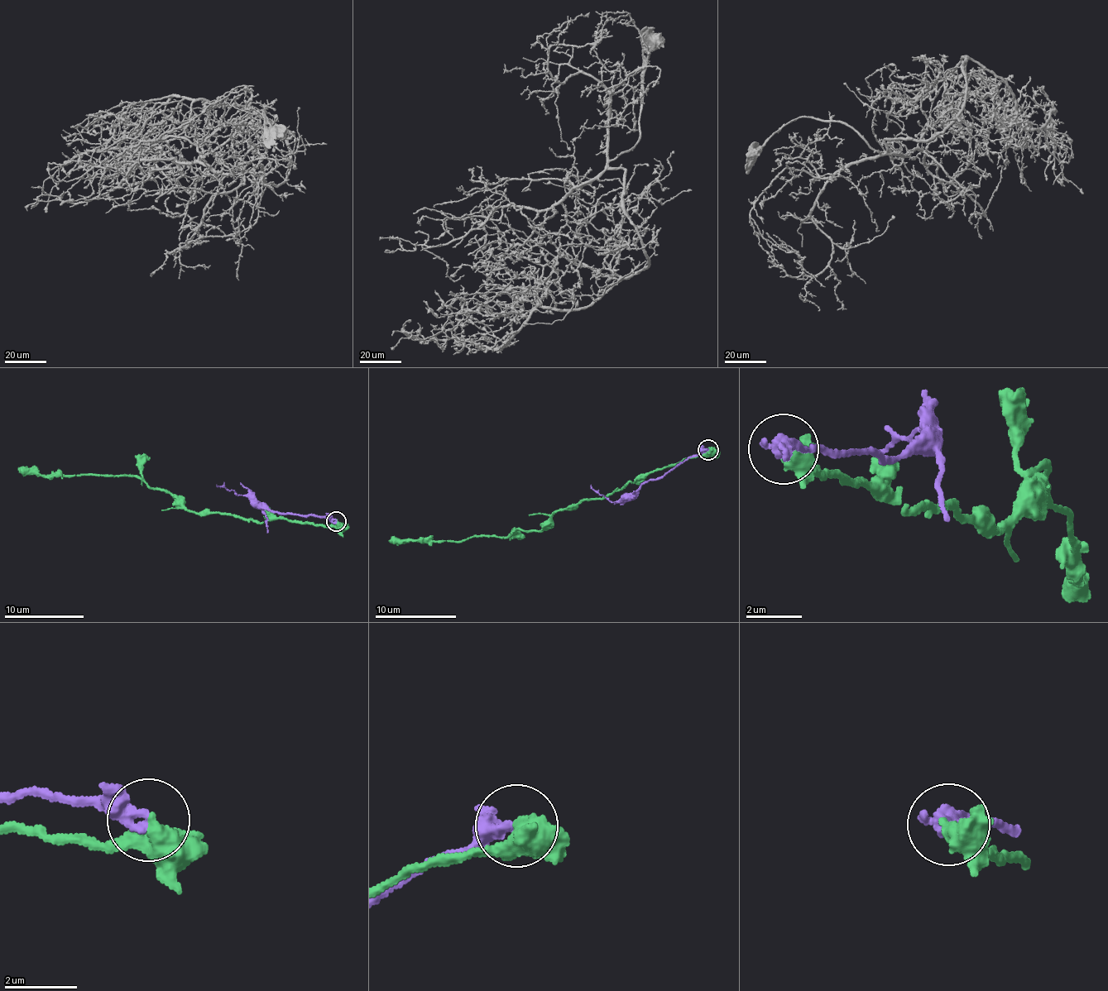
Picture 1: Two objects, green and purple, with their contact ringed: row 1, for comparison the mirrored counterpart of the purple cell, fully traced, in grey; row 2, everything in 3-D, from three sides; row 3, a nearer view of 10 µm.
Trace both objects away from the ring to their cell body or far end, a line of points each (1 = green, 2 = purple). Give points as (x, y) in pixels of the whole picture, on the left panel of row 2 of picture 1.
1: (337, 521), (333, 525), (259, 522), (190, 512), (168, 493), (152, 490), (130, 476), (35, 476), (17, 468)
2: (337, 521), (291, 512), (271, 512), (247, 496), (216, 484)

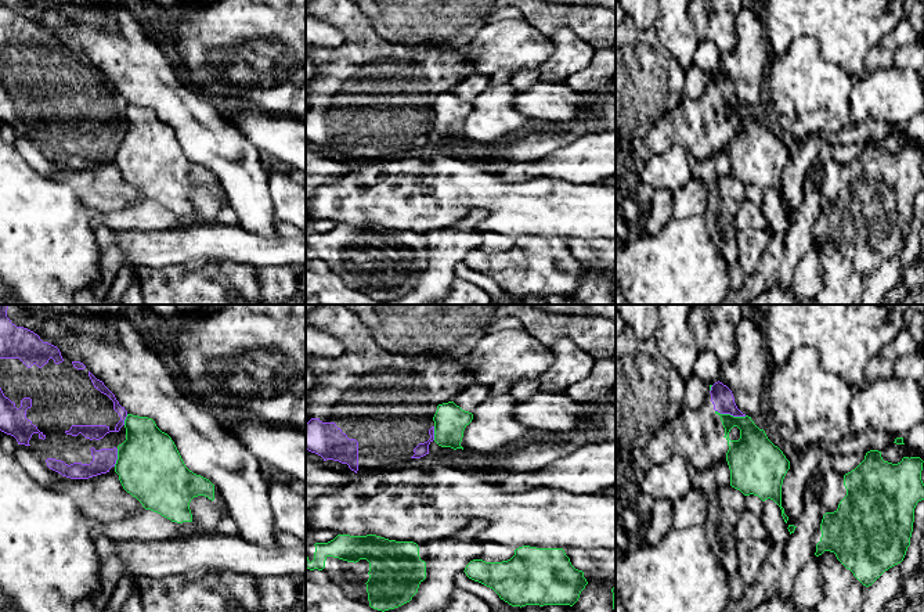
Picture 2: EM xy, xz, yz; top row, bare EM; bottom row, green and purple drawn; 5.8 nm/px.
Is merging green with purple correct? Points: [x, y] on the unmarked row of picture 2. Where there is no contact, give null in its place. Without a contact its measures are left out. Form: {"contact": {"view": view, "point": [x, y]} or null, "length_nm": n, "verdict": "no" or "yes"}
{"contact": {"view": "yz", "point": [729, 104]}, "length_nm": 190, "verdict": "no"}

